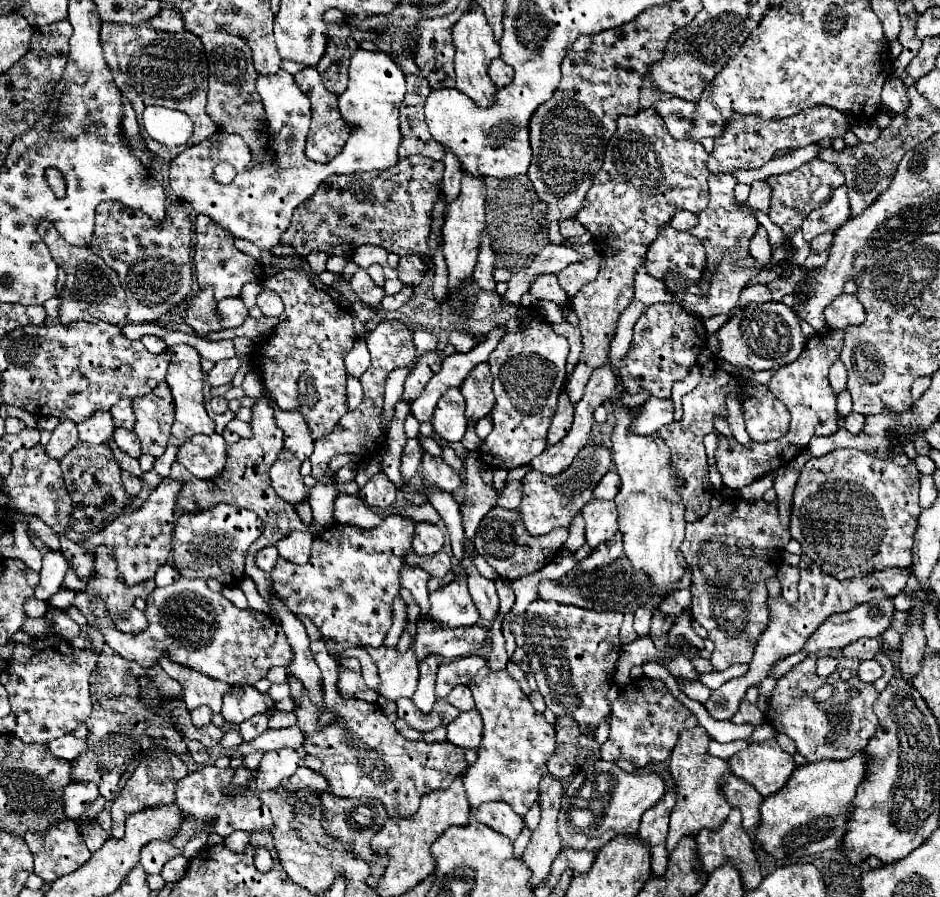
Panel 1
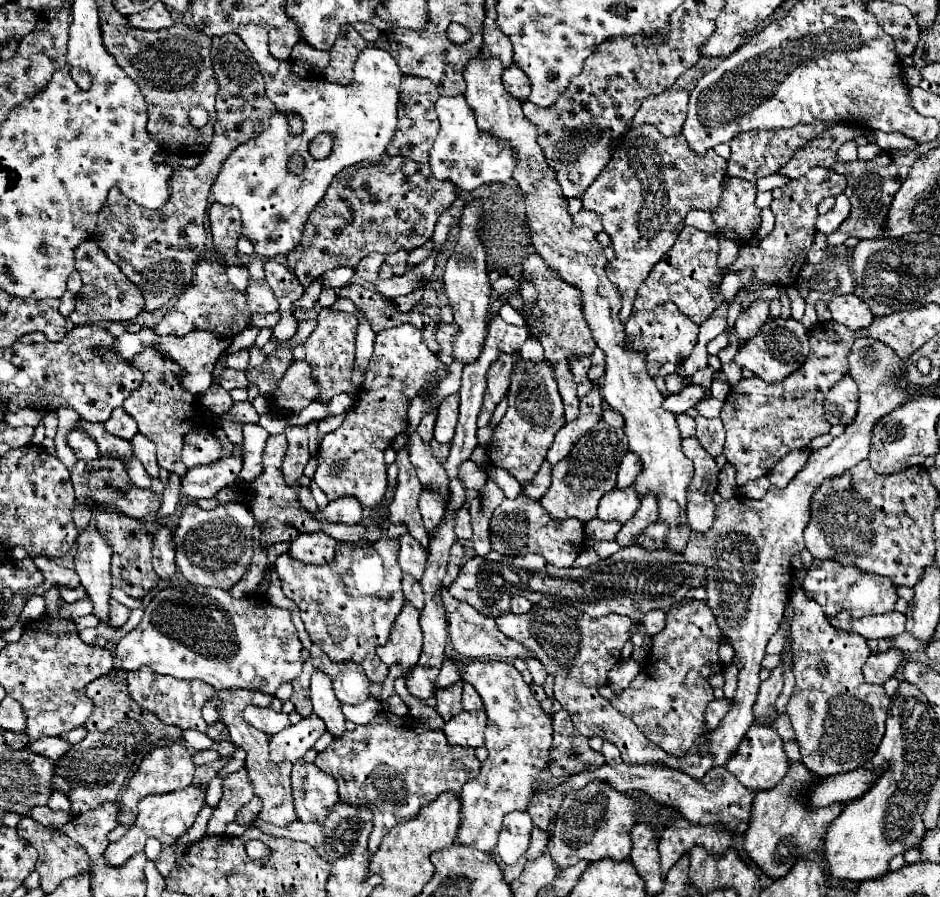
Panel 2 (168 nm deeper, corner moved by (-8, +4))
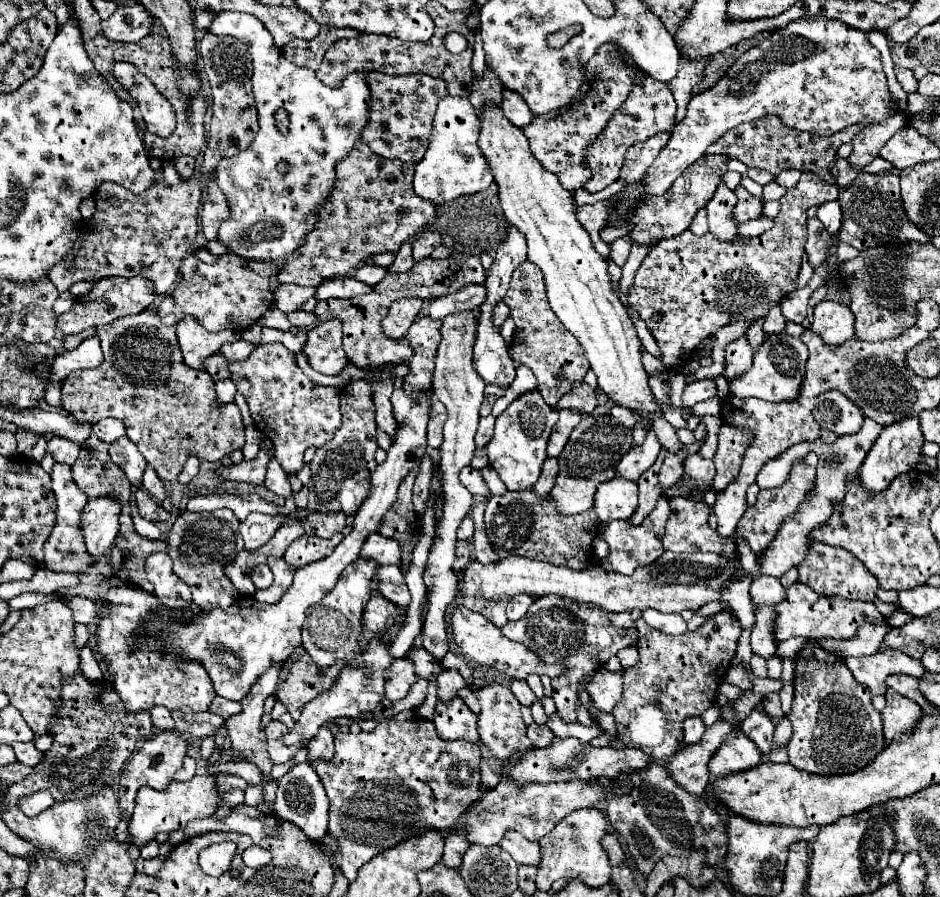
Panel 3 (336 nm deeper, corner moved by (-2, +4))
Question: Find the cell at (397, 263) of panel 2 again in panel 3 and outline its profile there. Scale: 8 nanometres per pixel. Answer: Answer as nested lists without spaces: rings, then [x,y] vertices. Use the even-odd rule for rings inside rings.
[[[402,243],[404,247],[400,247],[400,251],[396,253],[396,259],[390,267],[390,271],[394,273],[402,273],[406,269],[410,269],[414,265],[414,259],[412,259],[412,245],[410,243]]]

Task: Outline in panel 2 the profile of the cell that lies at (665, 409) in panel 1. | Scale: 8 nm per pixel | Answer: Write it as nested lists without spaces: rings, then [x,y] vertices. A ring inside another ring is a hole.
[[[690,385],[690,387],[682,389],[680,393],[666,395],[664,409],[668,409],[670,413],[684,413],[684,411],[692,409],[702,397],[704,397],[704,389],[698,385]]]

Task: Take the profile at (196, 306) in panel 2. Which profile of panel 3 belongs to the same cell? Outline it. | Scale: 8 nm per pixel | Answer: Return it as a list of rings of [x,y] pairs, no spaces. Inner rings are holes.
[[[234,253],[222,255],[214,265],[200,261],[196,255],[188,255],[182,261],[176,283],[178,285],[170,289],[156,307],[156,313],[166,325],[176,325],[186,315],[192,315],[208,331],[220,329],[242,331],[260,321],[262,315],[274,303],[270,279],[256,275],[252,269],[248,269],[248,261]]]

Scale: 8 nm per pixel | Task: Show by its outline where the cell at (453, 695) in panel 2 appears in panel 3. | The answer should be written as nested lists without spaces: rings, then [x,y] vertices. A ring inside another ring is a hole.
[[[448,669],[438,675],[438,685],[440,685],[438,699],[452,699],[458,693],[458,689],[466,685],[466,681],[462,679],[462,675],[456,669]]]

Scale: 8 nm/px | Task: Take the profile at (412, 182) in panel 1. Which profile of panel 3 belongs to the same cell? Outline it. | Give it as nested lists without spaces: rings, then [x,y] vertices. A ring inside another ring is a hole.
[[[356,141],[350,155],[346,155],[336,165],[336,183],[332,189],[332,195],[328,197],[328,203],[320,209],[320,223],[314,231],[308,233],[306,243],[288,257],[280,273],[276,275],[278,281],[294,283],[300,287],[318,287],[324,279],[330,279],[334,275],[350,275],[350,271],[358,269],[362,259],[368,259],[376,253],[396,253],[404,241],[414,239],[414,235],[436,215],[436,205],[426,203],[424,199],[418,199],[412,191],[412,177],[414,167],[410,163],[402,163],[398,159],[386,159],[370,151],[370,147],[364,141]]]

